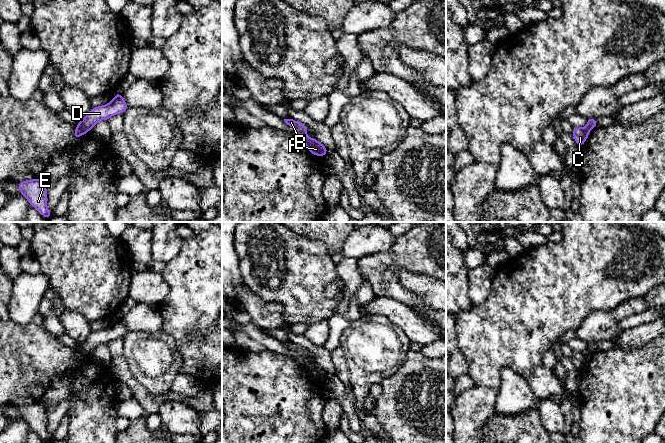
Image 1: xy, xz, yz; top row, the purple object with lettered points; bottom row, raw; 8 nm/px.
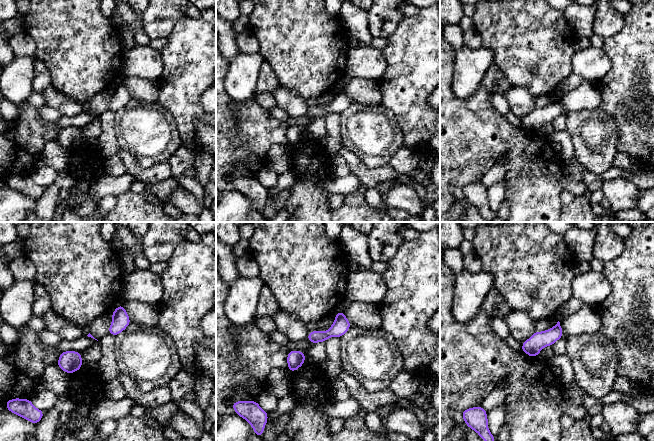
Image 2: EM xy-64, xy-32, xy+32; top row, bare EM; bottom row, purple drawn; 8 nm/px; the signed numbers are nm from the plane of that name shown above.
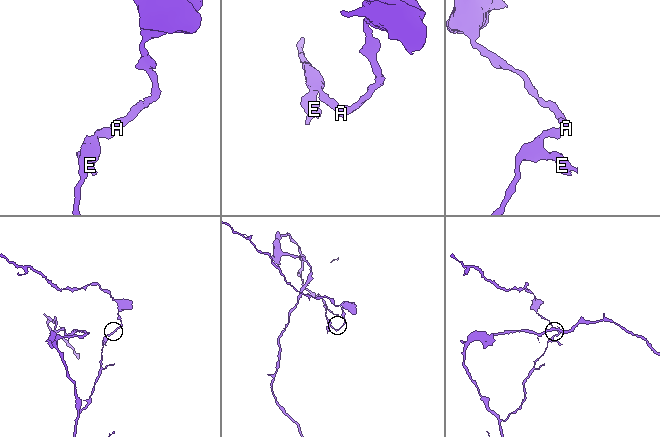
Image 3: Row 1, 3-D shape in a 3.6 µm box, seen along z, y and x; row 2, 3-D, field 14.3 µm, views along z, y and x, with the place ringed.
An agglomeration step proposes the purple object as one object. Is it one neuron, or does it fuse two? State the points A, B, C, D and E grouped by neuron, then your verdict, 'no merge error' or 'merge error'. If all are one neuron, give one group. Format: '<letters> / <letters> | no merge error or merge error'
A D / B C E | merge error

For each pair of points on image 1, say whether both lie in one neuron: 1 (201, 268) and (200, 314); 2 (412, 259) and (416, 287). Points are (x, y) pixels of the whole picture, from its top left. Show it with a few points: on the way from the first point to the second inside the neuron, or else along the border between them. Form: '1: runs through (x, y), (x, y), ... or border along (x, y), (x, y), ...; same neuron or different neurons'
1: runs through (201, 279), (200, 303); same neuron
2: border along (393, 269), (405, 268), (435, 279); different neurons

